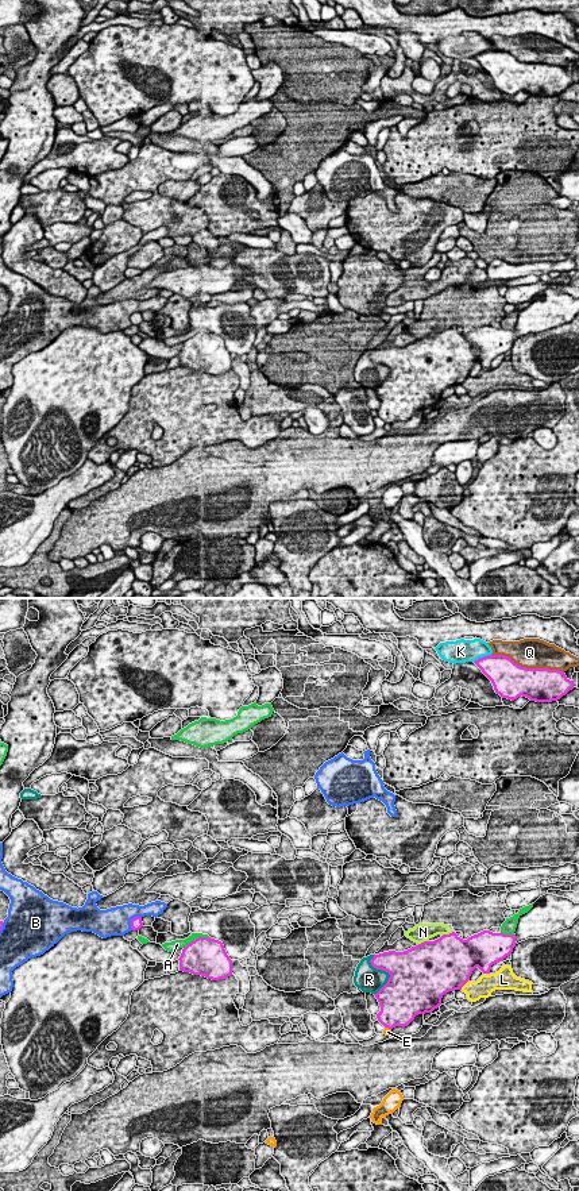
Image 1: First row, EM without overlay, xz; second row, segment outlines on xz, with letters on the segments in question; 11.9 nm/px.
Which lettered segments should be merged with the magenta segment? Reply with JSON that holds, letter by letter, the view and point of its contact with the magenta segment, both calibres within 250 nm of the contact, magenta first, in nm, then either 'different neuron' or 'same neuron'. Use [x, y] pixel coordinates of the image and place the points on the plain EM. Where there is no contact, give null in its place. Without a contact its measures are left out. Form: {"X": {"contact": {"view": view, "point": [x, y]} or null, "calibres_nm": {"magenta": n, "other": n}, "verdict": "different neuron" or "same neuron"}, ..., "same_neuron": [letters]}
{"A": {"contact": {"view": "xz", "point": [196, 334]}, "calibres_nm": {"magenta": 460, "other": 120}, "verdict": "different neuron"}, "B": {"contact": {"view": "xz", "point": [131, 315]}, "calibres_nm": {"magenta": 140, "other": 360}, "verdict": "different neuron"}, "E": {"contact": {"view": "xz", "point": [388, 421]}, "calibres_nm": {"magenta": 420, "other": 90}, "verdict": "different neuron"}, "K": {"contact": {"view": "xz", "point": [482, 53]}, "calibres_nm": {"magenta": 340, "other": 260}, "verdict": "different neuron"}, "L": {"contact": {"view": "xz", "point": [464, 378]}, "calibres_nm": {"magenta": 500, "other": 240}, "verdict": "different neuron"}, "N": {"contact": {"view": "xz", "point": [447, 330]}, "calibres_nm": {"magenta": 480, "other": 190}, "verdict": "different neuron"}, "Q": {"contact": {"view": "xz", "point": [528, 64]}, "calibres_nm": {"magenta": 420, "other": 360}, "verdict": "different neuron"}, "R": {"contact": {"view": "xz", "point": [385, 365]}, "calibres_nm": {"magenta": 420, "other": 320}, "verdict": "different neuron"}, "same_neuron": []}

